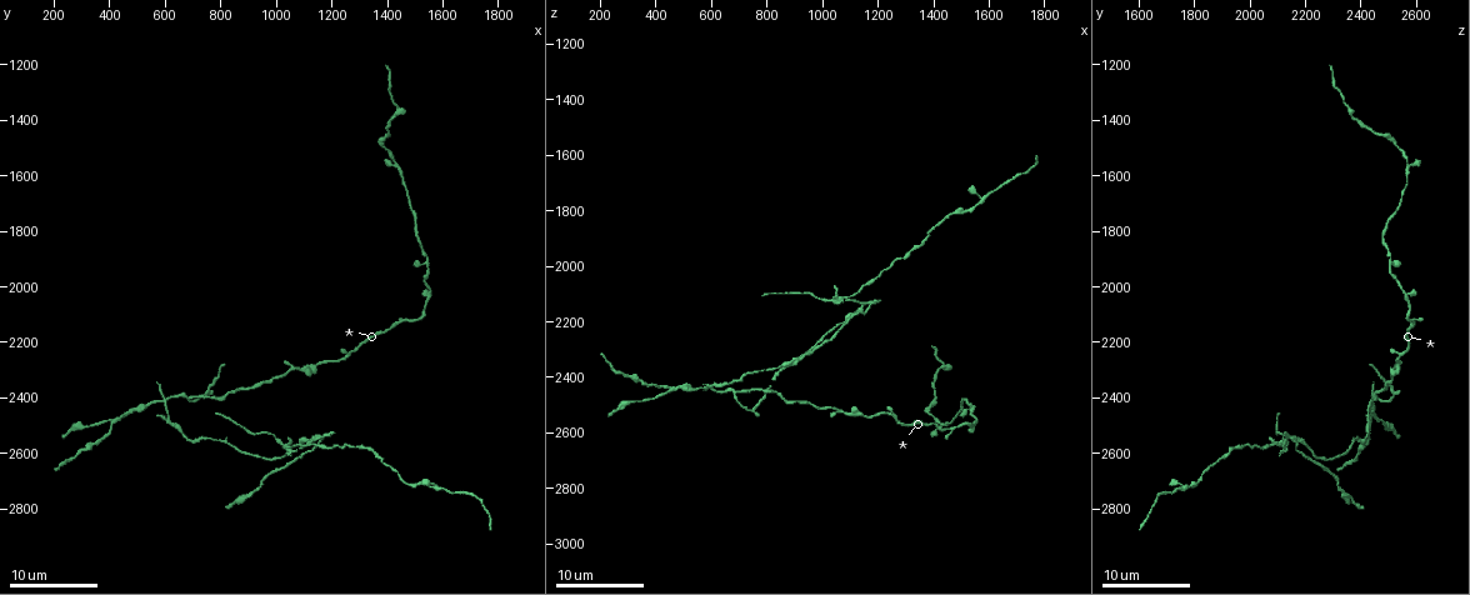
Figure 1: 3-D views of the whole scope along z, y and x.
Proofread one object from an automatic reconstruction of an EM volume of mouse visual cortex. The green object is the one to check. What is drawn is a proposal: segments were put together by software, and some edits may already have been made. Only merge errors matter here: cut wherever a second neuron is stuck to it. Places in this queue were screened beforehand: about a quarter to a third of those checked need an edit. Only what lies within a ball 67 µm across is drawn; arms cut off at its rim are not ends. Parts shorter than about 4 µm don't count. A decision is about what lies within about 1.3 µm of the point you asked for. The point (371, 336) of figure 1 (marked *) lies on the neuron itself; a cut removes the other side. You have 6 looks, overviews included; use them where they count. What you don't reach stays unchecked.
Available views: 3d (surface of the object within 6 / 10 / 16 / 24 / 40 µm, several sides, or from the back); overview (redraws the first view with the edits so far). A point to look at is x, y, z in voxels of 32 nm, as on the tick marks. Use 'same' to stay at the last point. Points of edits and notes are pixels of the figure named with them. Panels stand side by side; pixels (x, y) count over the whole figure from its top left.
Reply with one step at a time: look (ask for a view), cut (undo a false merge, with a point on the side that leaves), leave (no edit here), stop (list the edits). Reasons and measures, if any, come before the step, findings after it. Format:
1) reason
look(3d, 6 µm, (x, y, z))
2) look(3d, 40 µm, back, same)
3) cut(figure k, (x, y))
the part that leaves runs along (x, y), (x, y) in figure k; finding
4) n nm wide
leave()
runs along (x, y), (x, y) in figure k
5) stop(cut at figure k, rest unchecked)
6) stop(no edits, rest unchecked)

three-way junction
look(3d, 16 µm, (1540, 1940, 2500))

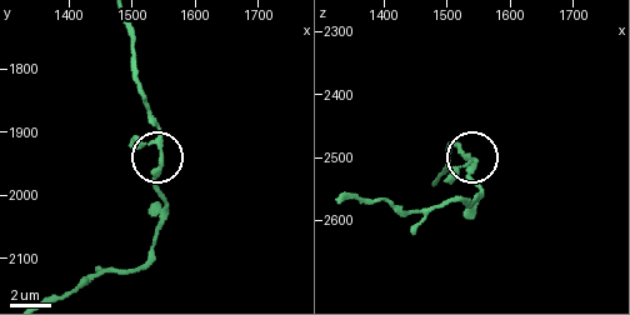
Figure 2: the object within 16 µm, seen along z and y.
look(3d, 6 µm, (1545, 1935, 2505))

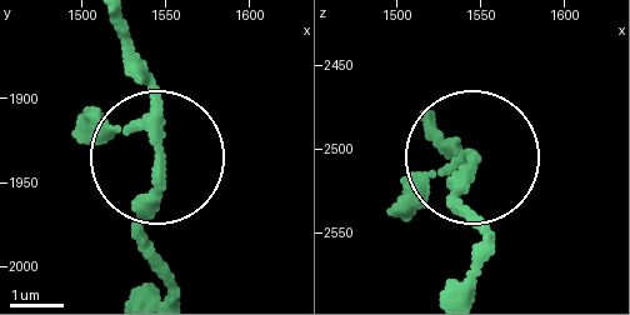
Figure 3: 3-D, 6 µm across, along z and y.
3 arms
leave()
continuous, no second neuron

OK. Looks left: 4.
three-way junction
look(3d, 10 µm, (440, 2470, 2440))

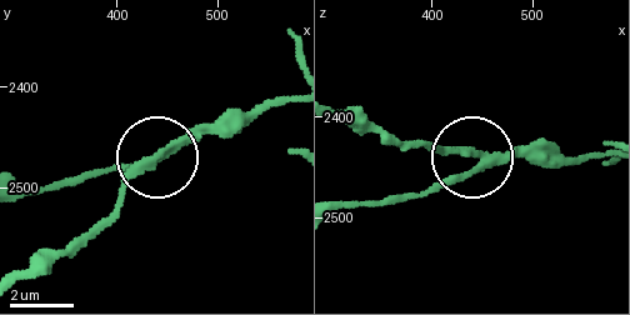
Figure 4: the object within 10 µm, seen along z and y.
cut(figure 4, (441, 183))
the part that leaves runs along (478, 168), (384, 205), (335, 205) in figure 4; two neurons meet here

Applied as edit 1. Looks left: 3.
look(overview)

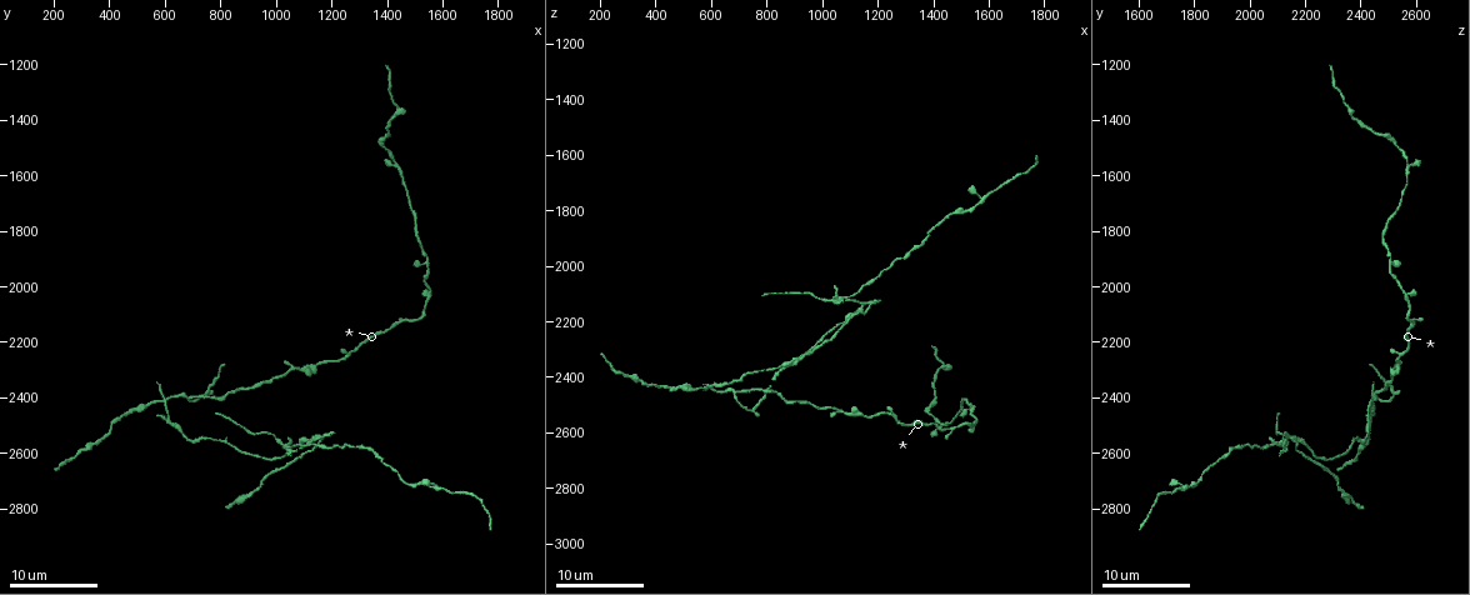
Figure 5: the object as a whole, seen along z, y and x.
three arms meet
look(3d, 6 µm, (730, 2390, 2520))

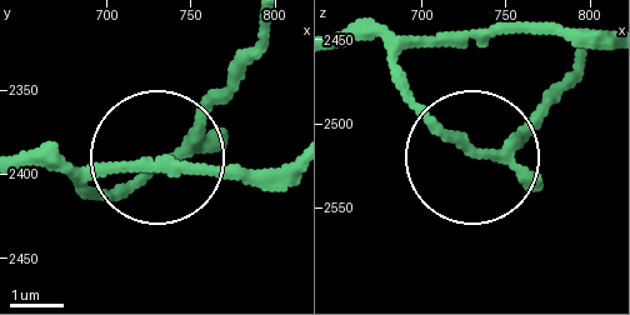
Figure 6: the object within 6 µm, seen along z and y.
leave()
continuous, no second neuron

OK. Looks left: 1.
stop(cut at figure 4, rest unchecked)

